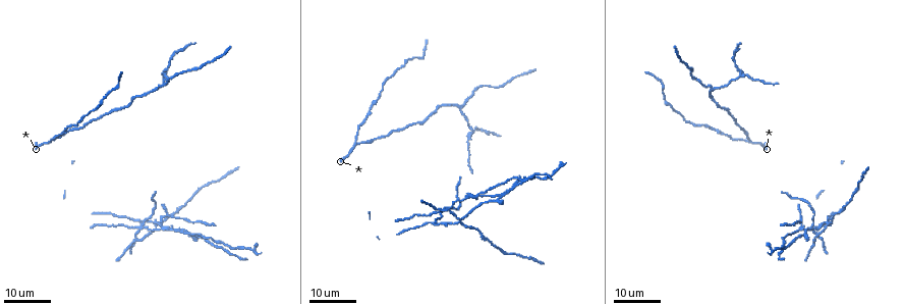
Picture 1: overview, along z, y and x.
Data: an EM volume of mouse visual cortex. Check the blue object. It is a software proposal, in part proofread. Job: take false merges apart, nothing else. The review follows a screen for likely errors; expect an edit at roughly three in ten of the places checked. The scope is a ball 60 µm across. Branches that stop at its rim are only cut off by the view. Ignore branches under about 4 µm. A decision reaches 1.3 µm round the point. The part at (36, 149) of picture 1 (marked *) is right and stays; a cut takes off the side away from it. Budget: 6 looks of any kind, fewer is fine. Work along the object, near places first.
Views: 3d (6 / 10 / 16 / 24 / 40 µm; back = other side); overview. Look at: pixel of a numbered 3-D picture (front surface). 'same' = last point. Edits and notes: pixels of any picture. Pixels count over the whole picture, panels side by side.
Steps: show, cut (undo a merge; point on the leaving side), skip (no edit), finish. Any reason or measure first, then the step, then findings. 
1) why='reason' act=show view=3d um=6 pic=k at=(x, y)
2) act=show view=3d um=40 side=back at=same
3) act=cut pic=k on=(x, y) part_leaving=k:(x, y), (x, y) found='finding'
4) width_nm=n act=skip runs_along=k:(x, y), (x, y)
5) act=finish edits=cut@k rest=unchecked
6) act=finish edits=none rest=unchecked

why='three arms meet' act=show view=3d um=16 pic=1 at=(741, 71)

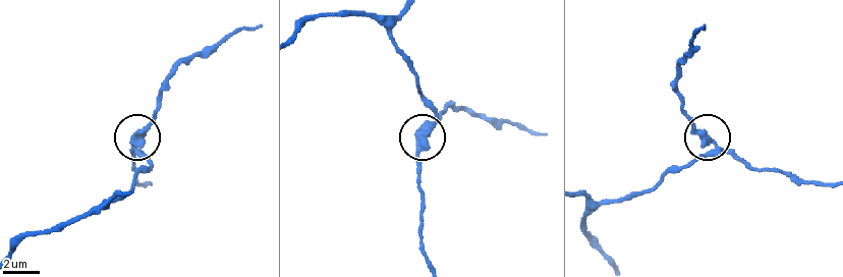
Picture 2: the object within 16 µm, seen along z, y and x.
act=show view=3d um=10 pic=2 at=(135, 142)

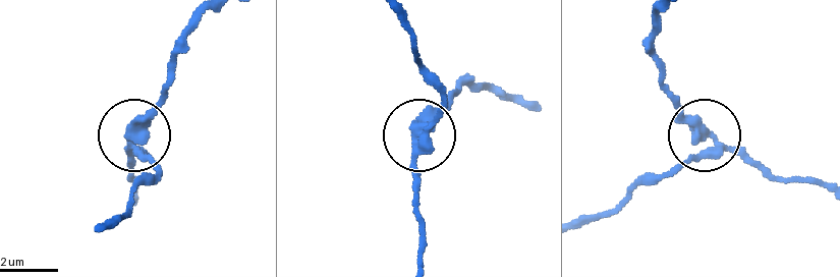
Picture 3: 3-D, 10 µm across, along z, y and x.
width_nm=350 act=cut pic=3 on=(134, 118) part_leaving=3:(129, 143), (170, 79), (182, 36), (210, 9) found='a second cell is stuck on'

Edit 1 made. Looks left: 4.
why='three arms meet' act=show view=3d um=24 pic=1 at=(461, 109)

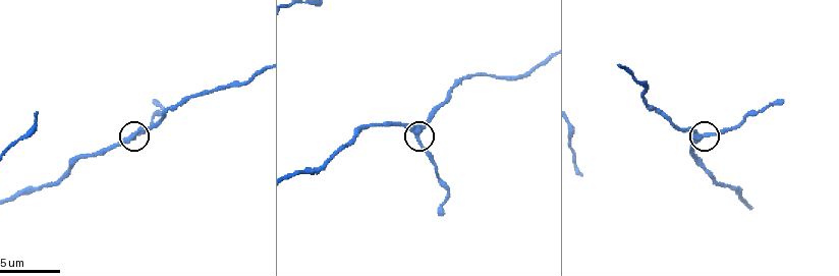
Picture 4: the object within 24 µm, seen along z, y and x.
act=show view=3d um=10 pic=4 at=(702, 133)

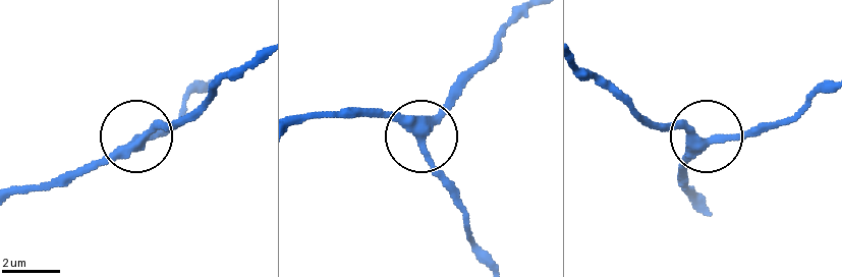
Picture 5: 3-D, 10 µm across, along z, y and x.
width_nm=280 act=skip runs_along=5:(298, 120), (401, 120), (457, 196) found='one cell here'

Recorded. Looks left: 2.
why='four or more arms meet' act=show view=3d um=24 pic=1 at=(156, 225)

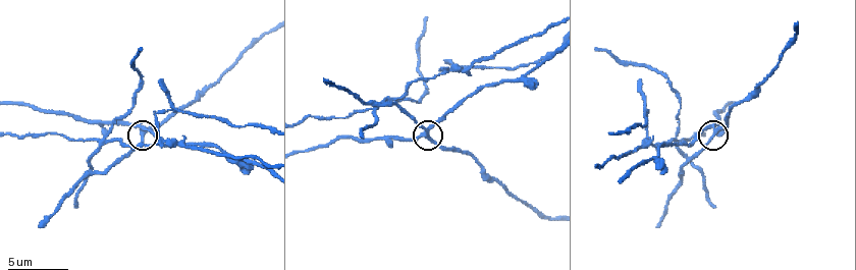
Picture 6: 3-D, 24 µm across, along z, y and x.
why='zoom in' act=show view=3d um=10 pic=6 at=(714, 128)

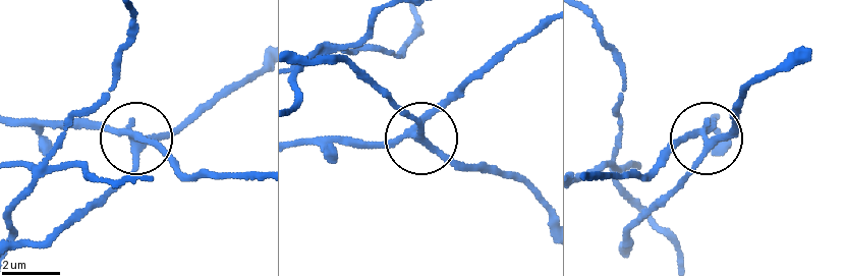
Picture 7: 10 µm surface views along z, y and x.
act=cut pic=7 on=(79, 129) part_leaving=7:(124, 131), (144, 135), (194, 175), (260, 175) found='a second cell is stuck on'

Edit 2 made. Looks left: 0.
act=finish edits=cut@3,cut@7 rest=unchecked

